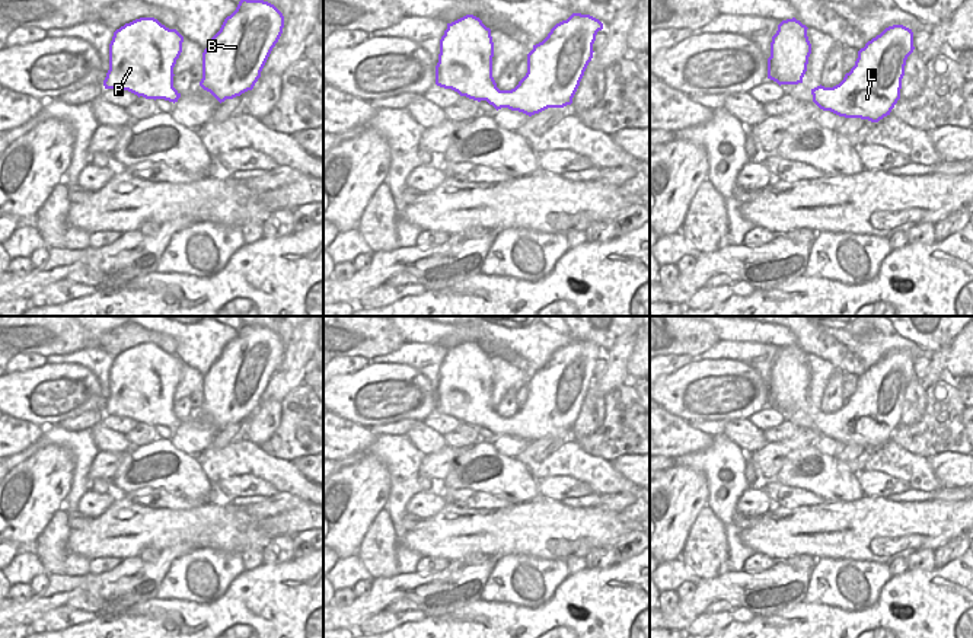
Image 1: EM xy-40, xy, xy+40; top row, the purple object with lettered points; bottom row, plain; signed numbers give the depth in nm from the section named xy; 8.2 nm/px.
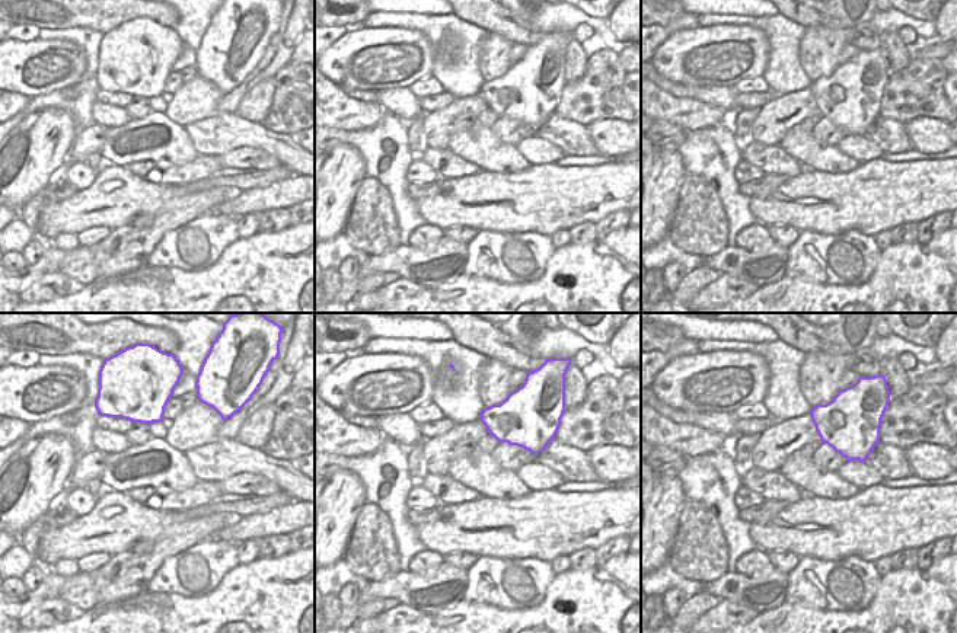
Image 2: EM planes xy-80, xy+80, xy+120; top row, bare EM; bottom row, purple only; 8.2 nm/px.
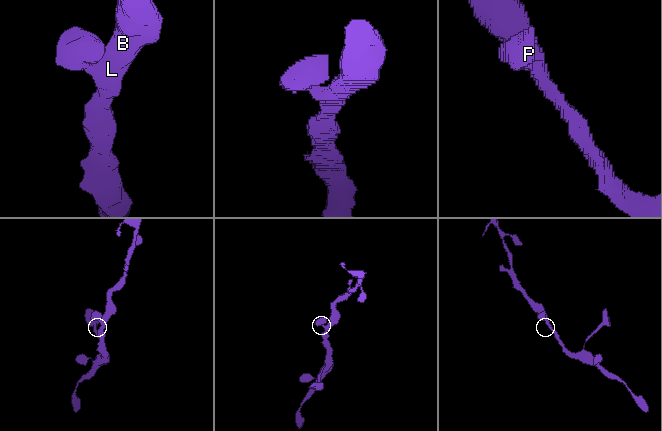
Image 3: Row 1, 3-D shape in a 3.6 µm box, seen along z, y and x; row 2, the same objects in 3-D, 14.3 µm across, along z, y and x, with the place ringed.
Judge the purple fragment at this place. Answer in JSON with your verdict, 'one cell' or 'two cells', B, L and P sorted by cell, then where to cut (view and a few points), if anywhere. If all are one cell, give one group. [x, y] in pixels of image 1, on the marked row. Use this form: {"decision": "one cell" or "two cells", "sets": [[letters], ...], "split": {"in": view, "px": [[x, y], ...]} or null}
{"decision": "one cell", "sets": [["B", "L", "P"]], "split": null}

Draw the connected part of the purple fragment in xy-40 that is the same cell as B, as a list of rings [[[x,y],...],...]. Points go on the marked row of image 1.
[[[240,0],[202,52],[200,86],[220,103],[252,90],[284,28],[283,13],[264,0]]]

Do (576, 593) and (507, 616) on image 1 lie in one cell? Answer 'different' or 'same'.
same

